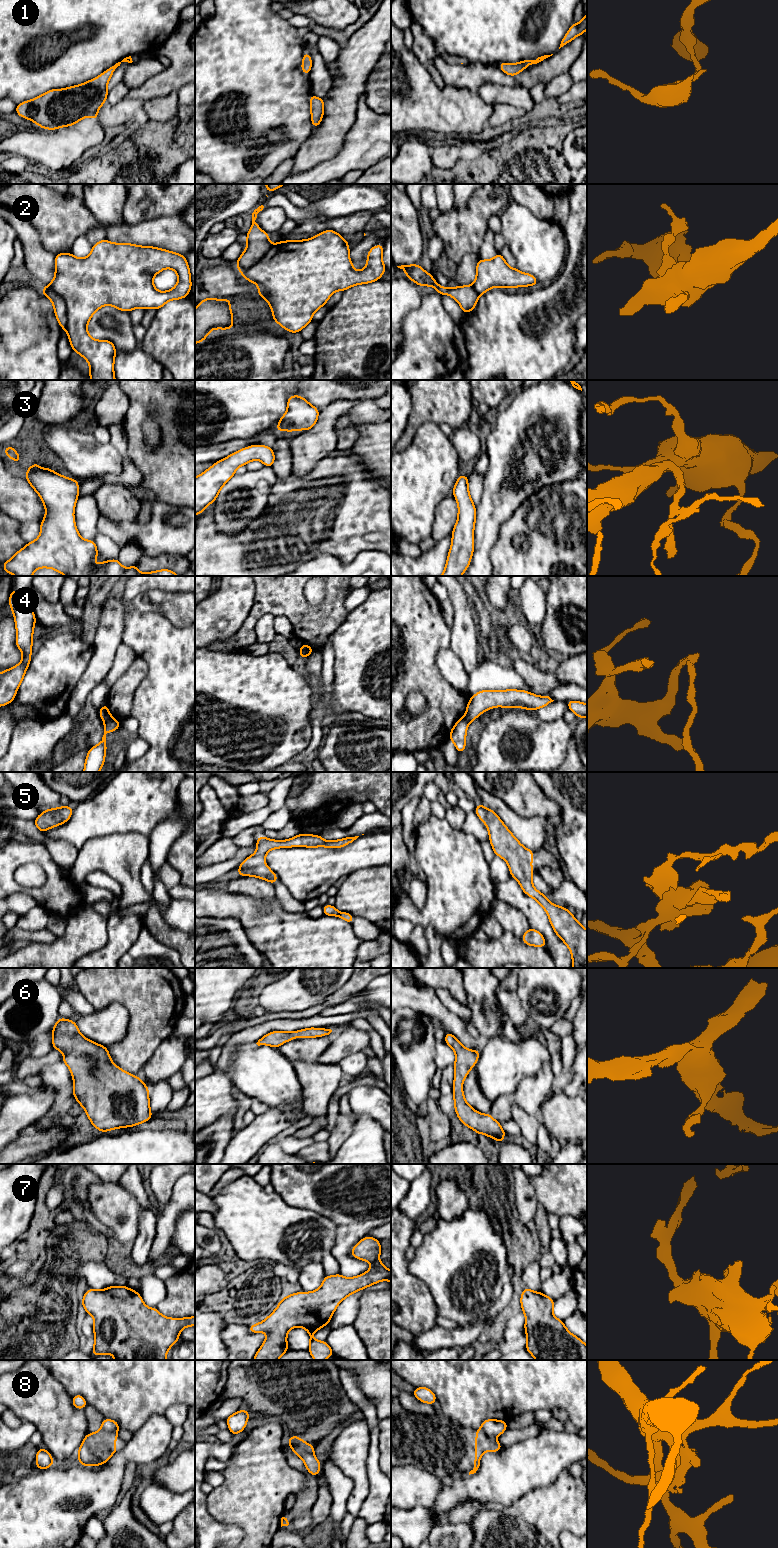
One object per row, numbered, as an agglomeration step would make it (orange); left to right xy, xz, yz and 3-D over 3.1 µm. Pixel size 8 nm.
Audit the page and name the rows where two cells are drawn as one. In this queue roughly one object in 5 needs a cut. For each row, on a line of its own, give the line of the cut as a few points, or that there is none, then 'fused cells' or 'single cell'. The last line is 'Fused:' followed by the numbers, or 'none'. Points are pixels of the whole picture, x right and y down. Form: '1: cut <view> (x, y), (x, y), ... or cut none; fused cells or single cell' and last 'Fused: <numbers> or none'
1: cut none; single cell
2: cut xy (47, 286), (65, 304), (67, 318), (65, 328); fused cells
3: cut none; single cell
4: cut xz (300, 648), (308, 654); fused cells
5: cut none; single cell
6: cut none; single cell
7: cut none; single cell
8: cut xy (101, 1428), (107, 1431), (116, 1431); fused cells
Fused: 2, 4, 8

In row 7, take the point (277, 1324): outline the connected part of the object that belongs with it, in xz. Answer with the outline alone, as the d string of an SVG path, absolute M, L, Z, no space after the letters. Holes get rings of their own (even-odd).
M366 1236L361 1239L351 1250L351 1256L359 1260L364 1260L372 1264L371 1268L356 1277L343 1277L340 1273L334 1276L325 1274L321 1286L313 1292L297 1292L287 1297L283 1297L277 1308L262 1322L250 1325L250 1333L265 1332L267 1337L255 1354L253 1360L278 1360L289 1348L287 1345L287 1333L291 1328L301 1327L309 1333L310 1355L315 1360L325 1360L333 1356L333 1351L326 1341L317 1341L312 1337L313 1333L320 1328L327 1326L337 1306L349 1295L367 1288L383 1280L388 1280L391 1284L391 1270L387 1269L379 1256L382 1247L380 1241L373 1237Z

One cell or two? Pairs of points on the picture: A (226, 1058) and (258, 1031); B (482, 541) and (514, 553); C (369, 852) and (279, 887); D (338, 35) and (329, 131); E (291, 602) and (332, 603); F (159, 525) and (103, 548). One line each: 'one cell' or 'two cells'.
A: one cell
B: two cells
C: two cells
D: two cells
E: one cell
F: two cells

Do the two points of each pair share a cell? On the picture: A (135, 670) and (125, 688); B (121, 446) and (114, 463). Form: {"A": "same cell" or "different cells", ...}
{"A": "same cell", "B": "different cells"}

